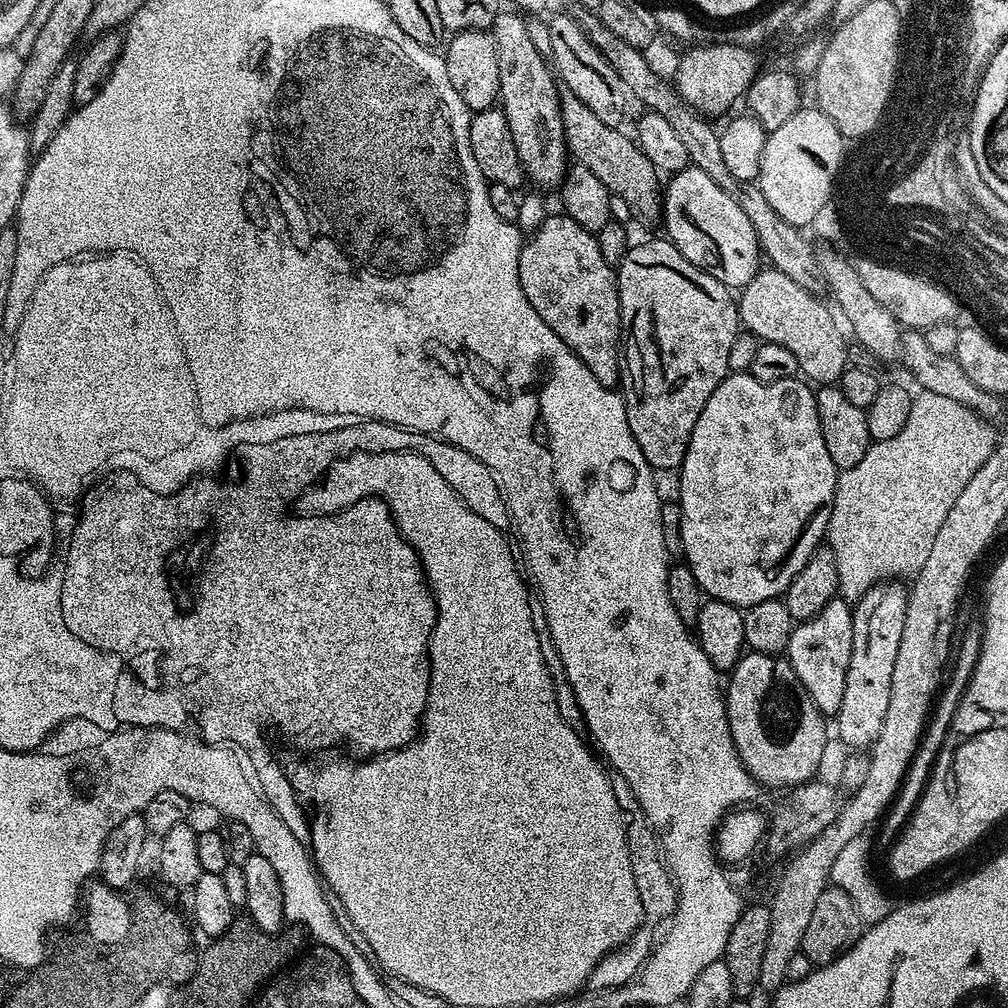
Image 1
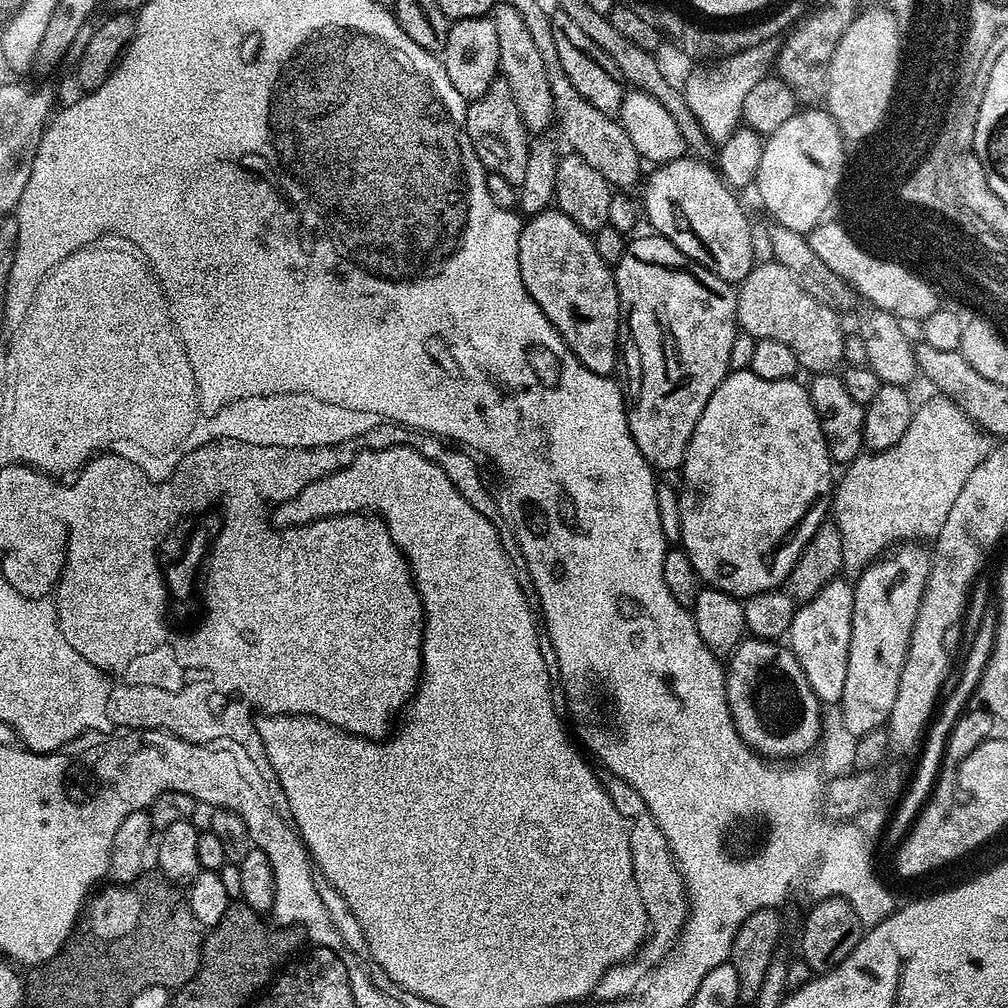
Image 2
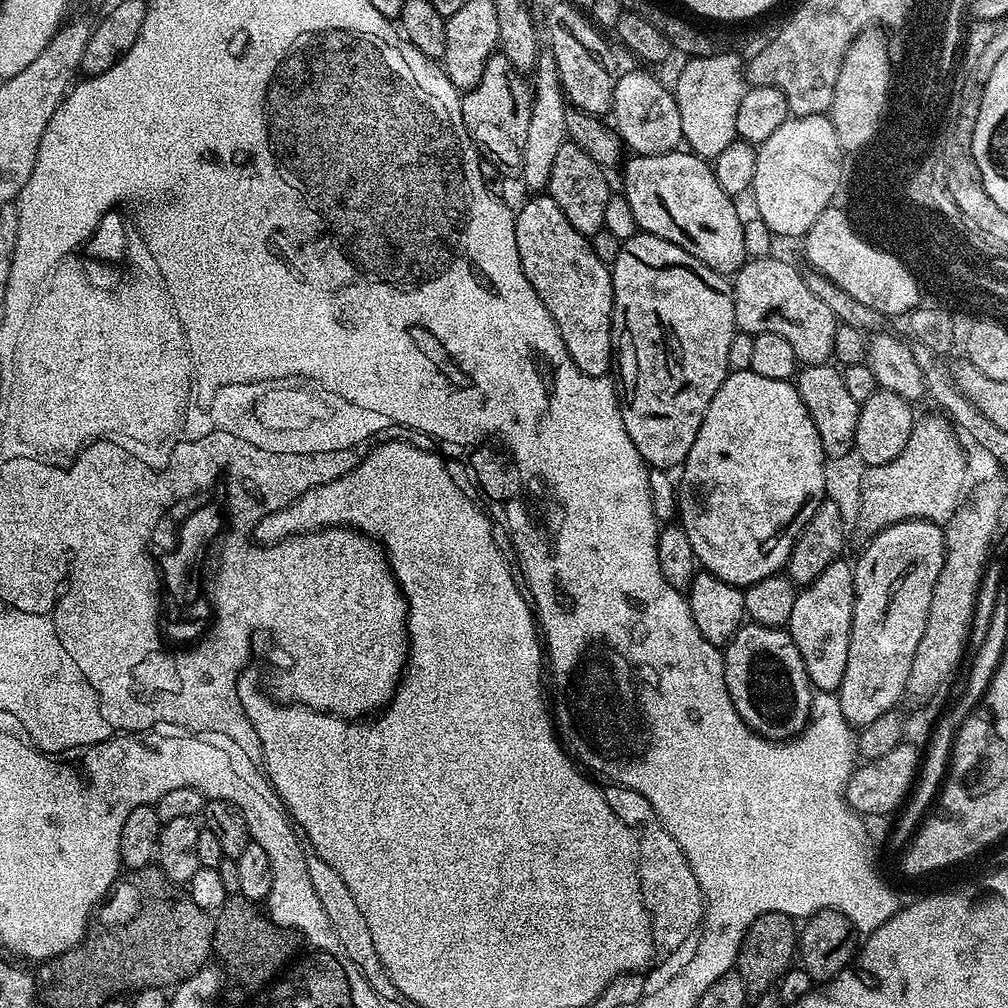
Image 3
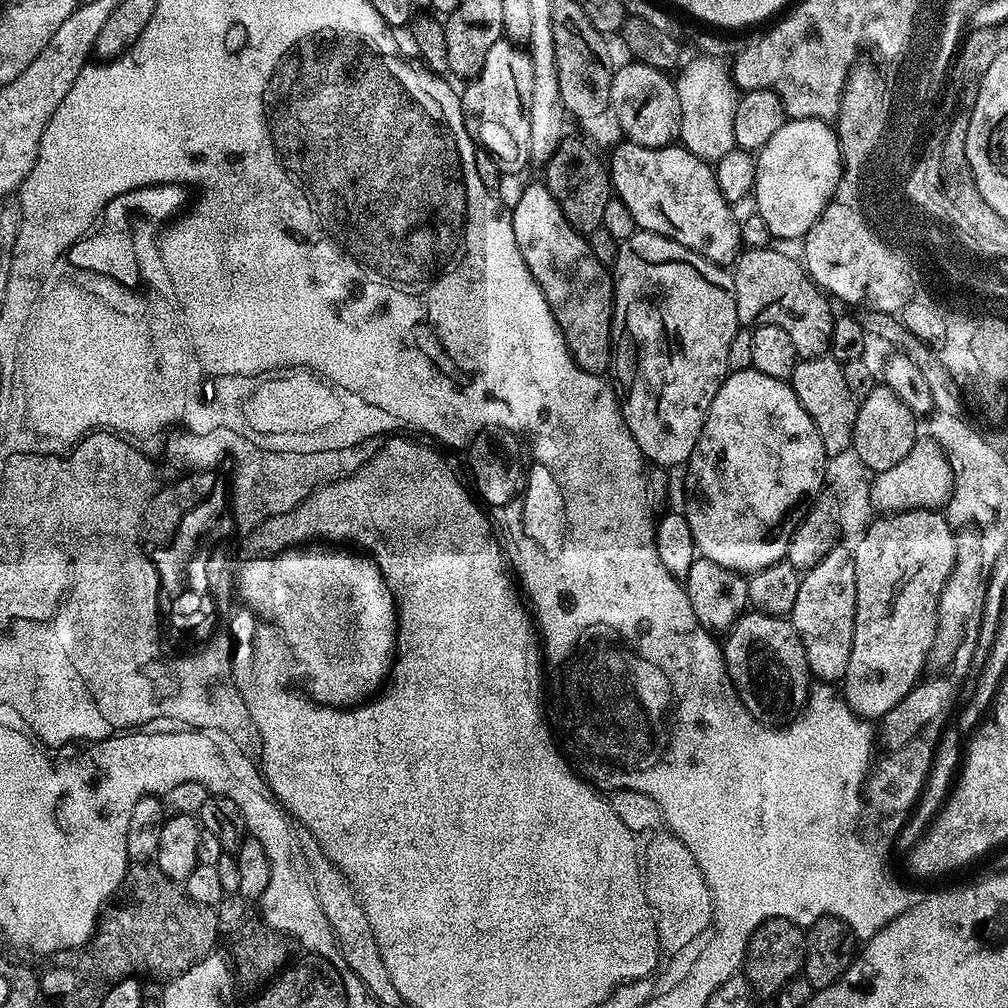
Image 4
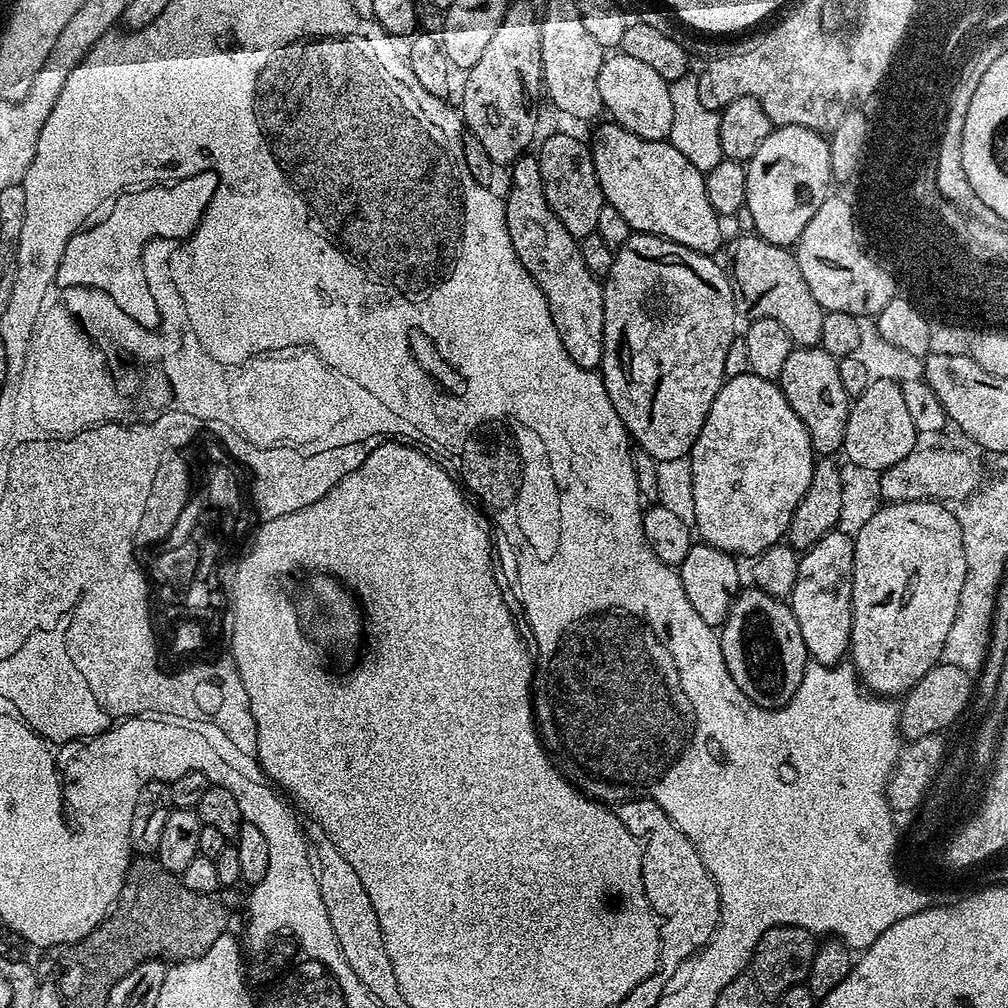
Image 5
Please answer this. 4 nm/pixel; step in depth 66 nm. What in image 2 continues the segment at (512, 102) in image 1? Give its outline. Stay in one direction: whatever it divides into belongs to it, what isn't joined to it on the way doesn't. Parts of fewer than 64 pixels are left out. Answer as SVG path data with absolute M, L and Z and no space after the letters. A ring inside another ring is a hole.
M505 2L497 3L490 15L494 22L494 31L498 34L499 75L508 83L514 94L514 102L518 106L525 129L529 133L544 134L548 123L553 123L553 108L545 67L542 66L541 56L534 46L533 36L526 30L518 10L514 10L514 7Z

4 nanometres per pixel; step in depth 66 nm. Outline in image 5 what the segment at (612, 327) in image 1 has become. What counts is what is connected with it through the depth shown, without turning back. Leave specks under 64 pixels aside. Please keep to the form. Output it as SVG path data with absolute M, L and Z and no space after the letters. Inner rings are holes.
M532 154L522 155L512 163L510 172L512 185L504 200L510 242L514 242L514 250L530 278L542 290L566 354L578 366L599 369L604 353L604 285L582 262L577 237L570 235L550 210L542 190L539 159Z

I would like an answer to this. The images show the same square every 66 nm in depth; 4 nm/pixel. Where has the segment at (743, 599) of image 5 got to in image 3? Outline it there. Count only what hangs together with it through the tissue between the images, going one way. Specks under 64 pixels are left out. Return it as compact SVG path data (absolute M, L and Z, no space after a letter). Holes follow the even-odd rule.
M748 622L735 632L723 653L726 690L746 726L768 740L786 741L799 736L812 715L814 689L789 632Z

